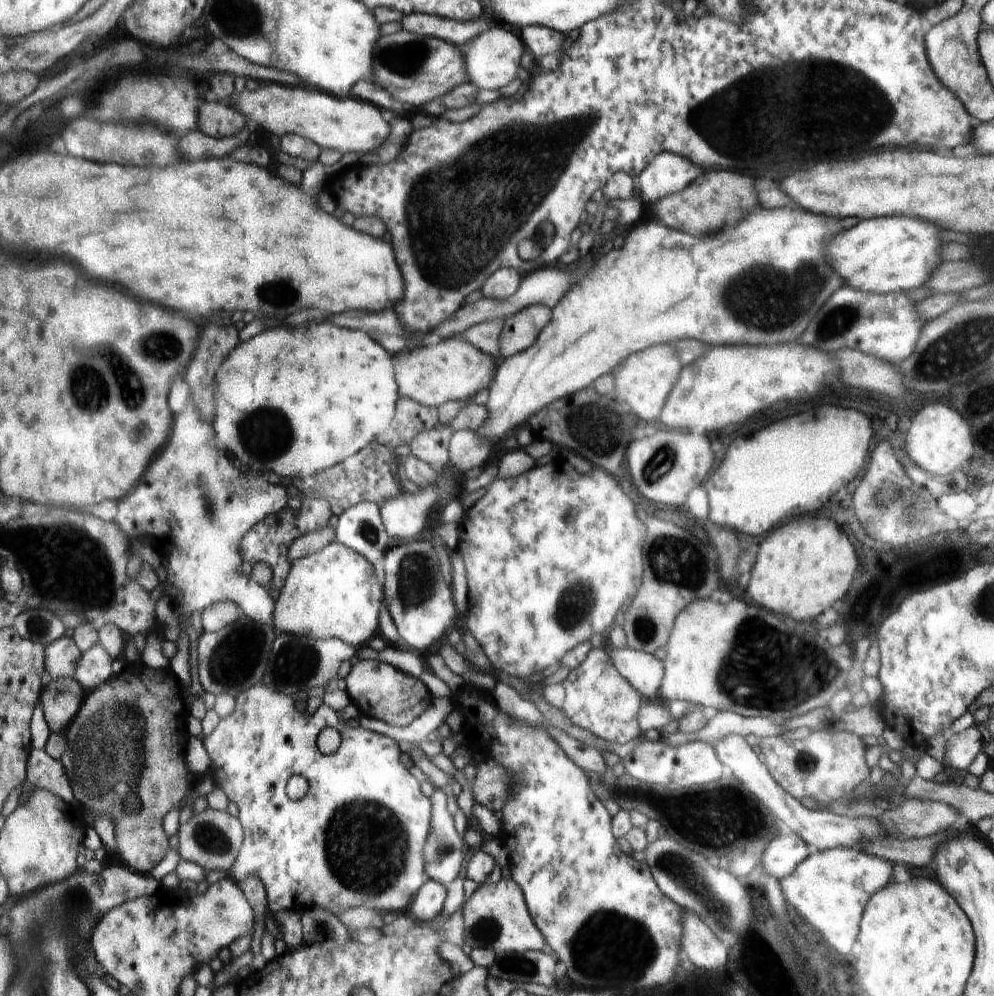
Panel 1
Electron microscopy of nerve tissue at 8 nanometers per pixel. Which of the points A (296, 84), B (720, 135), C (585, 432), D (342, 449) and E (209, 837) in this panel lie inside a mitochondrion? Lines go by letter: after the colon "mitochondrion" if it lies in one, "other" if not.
A: other
B: mitochondrion
C: mitochondrion
D: other
E: mitochondrion

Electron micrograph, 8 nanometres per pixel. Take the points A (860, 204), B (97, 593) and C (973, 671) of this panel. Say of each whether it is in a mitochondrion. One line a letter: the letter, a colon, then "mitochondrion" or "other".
A: other
B: mitochondrion
C: other

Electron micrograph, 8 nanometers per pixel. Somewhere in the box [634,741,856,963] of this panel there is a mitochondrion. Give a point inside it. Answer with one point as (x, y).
(683, 870)

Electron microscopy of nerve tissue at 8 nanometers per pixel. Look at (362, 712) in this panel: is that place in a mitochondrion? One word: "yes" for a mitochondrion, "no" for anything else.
no

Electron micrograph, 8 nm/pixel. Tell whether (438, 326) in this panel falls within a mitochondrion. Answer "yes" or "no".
no

